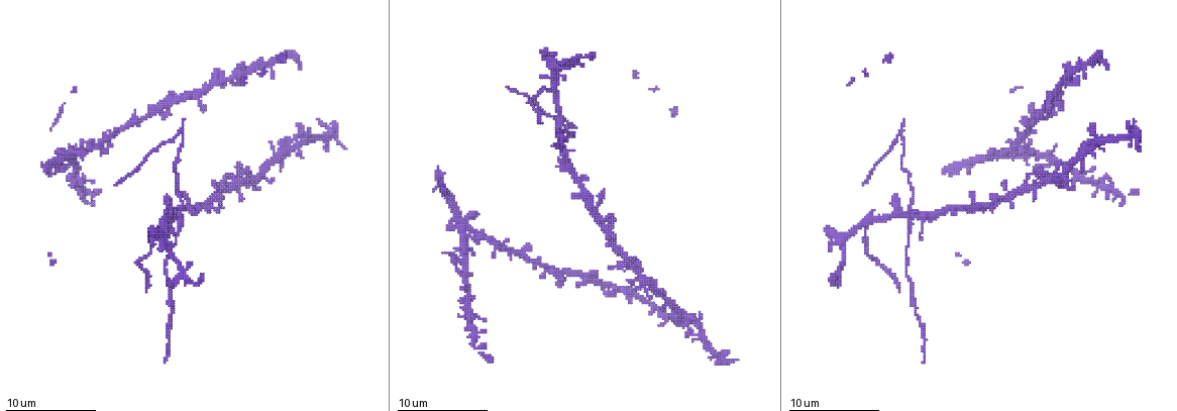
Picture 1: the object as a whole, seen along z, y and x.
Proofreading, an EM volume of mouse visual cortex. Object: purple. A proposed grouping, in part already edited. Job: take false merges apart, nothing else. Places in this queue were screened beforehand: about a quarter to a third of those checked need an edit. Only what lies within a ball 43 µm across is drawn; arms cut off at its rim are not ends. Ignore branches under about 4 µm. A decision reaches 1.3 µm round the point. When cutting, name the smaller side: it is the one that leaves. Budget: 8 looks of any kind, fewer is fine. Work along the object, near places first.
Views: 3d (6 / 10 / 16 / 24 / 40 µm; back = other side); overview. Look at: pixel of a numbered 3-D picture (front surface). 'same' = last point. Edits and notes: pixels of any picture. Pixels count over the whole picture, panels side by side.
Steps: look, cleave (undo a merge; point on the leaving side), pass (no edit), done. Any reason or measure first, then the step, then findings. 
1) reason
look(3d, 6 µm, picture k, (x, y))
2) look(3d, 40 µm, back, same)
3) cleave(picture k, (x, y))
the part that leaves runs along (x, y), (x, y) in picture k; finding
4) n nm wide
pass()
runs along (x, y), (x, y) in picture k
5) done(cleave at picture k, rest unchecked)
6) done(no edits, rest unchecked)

small branch off a trunk
look(3d, 6 µm, picture 1, (867, 228))

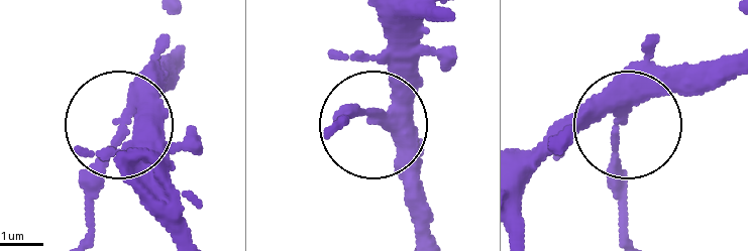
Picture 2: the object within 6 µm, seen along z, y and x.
3 arms
cleave(picture 2, (92, 170))
the part that leaves runs along (121, 117), (85, 233) in picture 2; a second neuron is stuck on

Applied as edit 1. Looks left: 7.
side arm on a straight run
look(3d, 10 µm, picture 1, (900, 133))

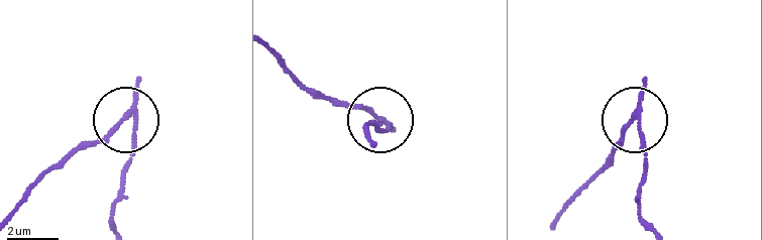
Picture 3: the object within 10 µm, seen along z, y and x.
3 arms
cleave(picture 3, (105, 138))
the part that leaves runs along (127, 113), (96, 139), (71, 150), (18, 202) in picture 3; two neurons meet here

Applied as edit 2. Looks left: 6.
three-way junction
look(3d, 6 µm, picture 1, (176, 210))

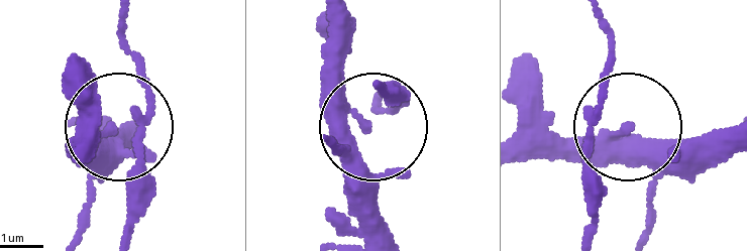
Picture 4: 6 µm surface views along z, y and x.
look(3d, 6 µm, back, picture 4, (361, 121))

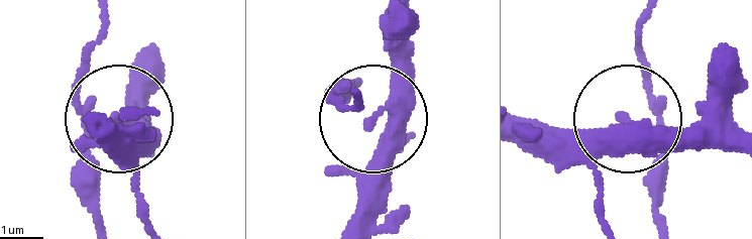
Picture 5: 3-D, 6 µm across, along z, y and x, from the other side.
side arm 17 µm
pass()
one neuron here

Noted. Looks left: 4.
four or more arms meet
look(3d, 16 µm, picture 1, (1099, 142))

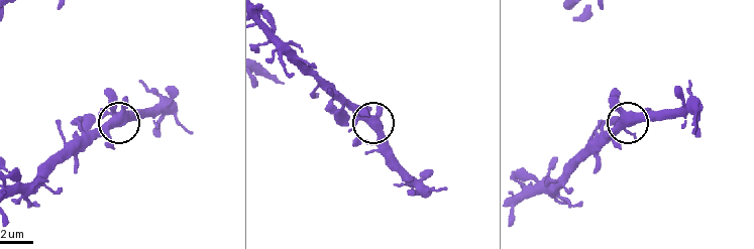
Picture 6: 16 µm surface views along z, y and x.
450 nm wide
pass()
continuous, no second neuron

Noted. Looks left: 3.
done(cleave at picture 2, cleave at picture 3, rest unchecked)

